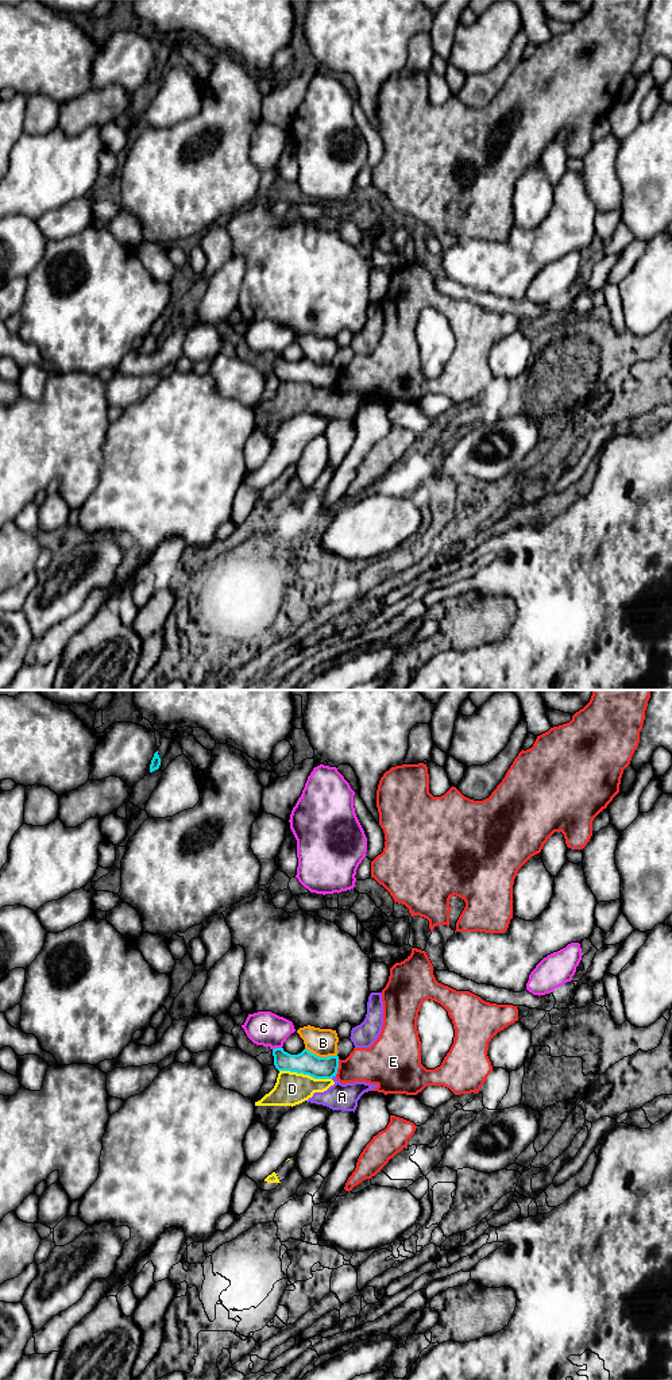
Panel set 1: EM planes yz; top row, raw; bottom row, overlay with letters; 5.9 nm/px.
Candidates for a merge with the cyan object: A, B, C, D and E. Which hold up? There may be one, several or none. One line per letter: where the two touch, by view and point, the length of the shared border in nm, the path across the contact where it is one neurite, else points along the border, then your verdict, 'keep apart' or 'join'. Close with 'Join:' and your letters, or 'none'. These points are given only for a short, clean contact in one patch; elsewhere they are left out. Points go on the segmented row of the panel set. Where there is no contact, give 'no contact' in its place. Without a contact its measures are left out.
A: contact yz (332, 1076); length 40 nm; border yz (335, 1075), (331, 1078); keep apart
B: contact yz (321, 1057); length 200 nm; keep apart
C: contact yz (277, 1048); length 60 nm; border yz (281, 1047), (273, 1049); keep apart
D: contact yz (305, 1074); length 320 nm; border yz (280, 1070), (331, 1079); keep apart
E: contact yz (338, 1067); length 110 nm; border yz (339, 1059), (335, 1075); keep apart
Join: none

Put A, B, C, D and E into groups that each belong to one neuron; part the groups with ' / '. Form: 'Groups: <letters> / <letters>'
Groups: A D / B / C / E

